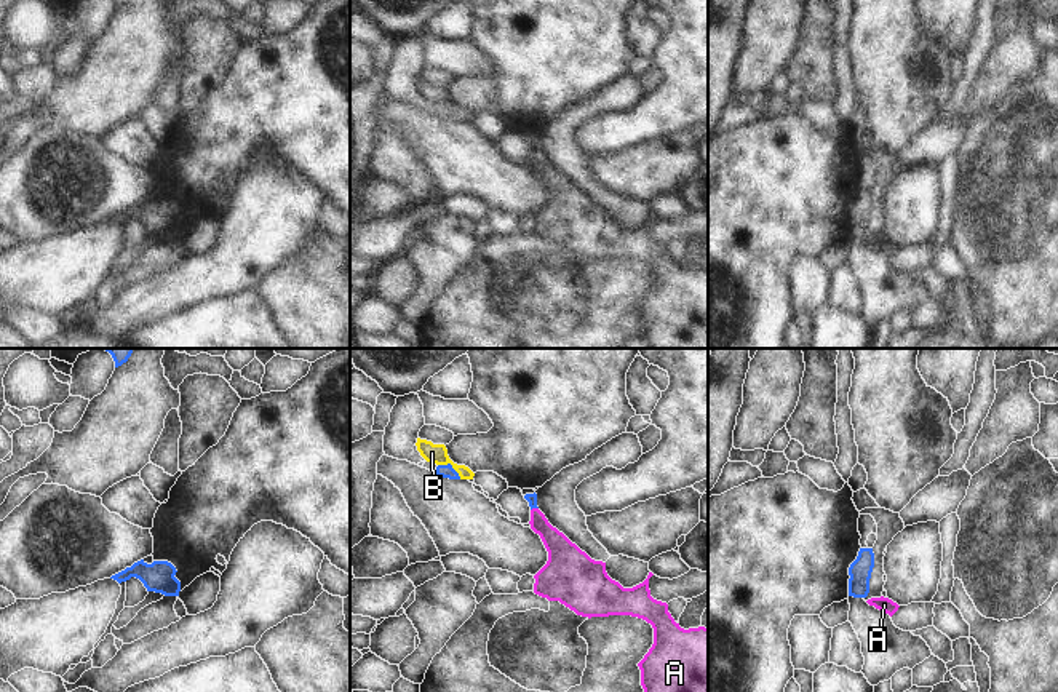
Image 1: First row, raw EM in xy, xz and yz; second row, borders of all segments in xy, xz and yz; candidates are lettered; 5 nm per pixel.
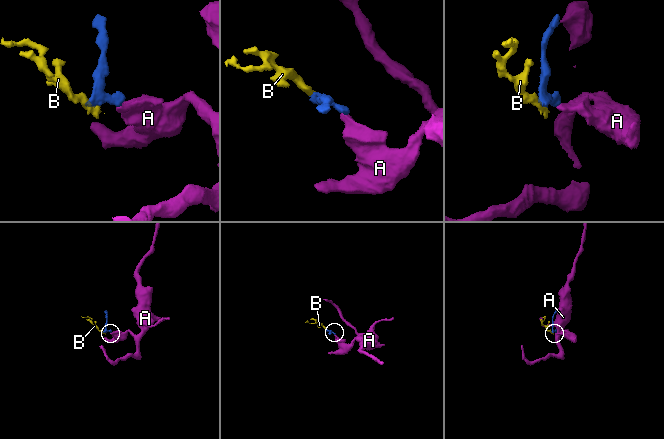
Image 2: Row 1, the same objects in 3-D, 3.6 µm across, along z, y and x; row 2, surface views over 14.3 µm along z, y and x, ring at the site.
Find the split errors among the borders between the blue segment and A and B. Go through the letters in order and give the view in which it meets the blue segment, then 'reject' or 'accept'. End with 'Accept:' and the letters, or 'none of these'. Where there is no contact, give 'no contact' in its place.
A: contact in xz; reject
B: contact in xz; reject
Accept: none of these

